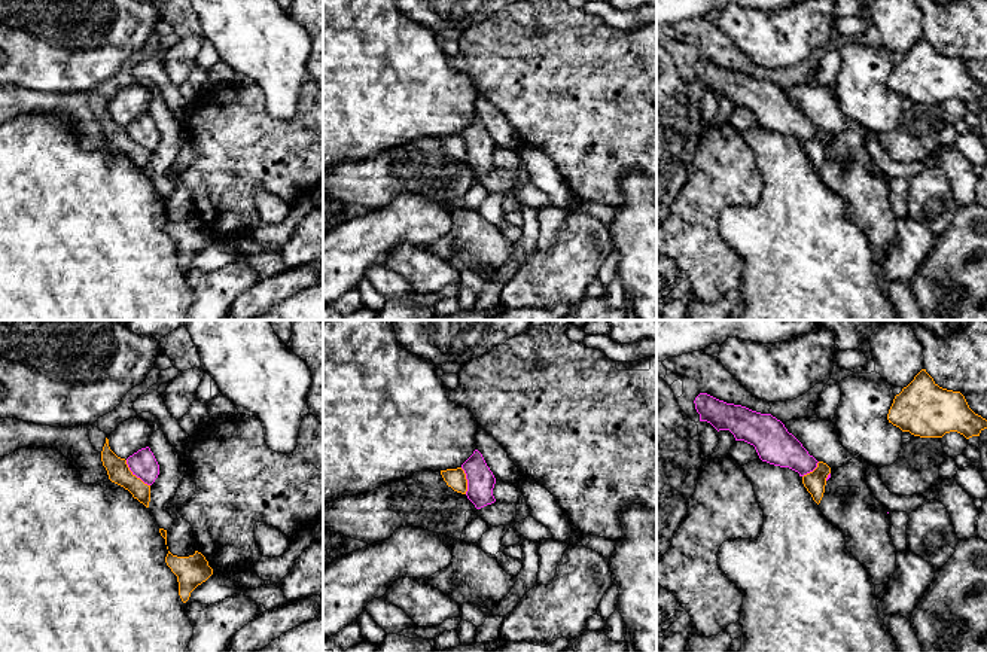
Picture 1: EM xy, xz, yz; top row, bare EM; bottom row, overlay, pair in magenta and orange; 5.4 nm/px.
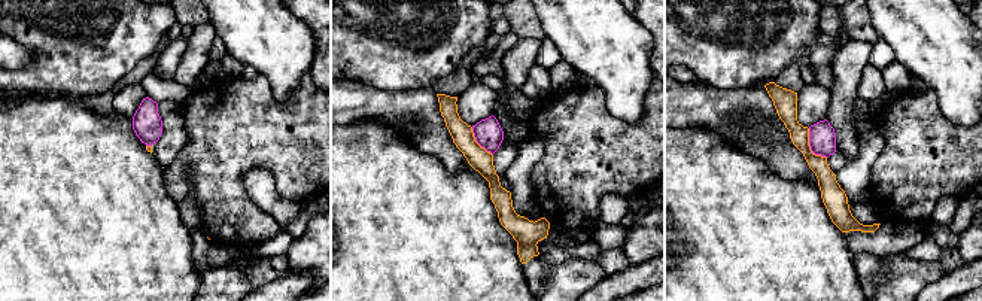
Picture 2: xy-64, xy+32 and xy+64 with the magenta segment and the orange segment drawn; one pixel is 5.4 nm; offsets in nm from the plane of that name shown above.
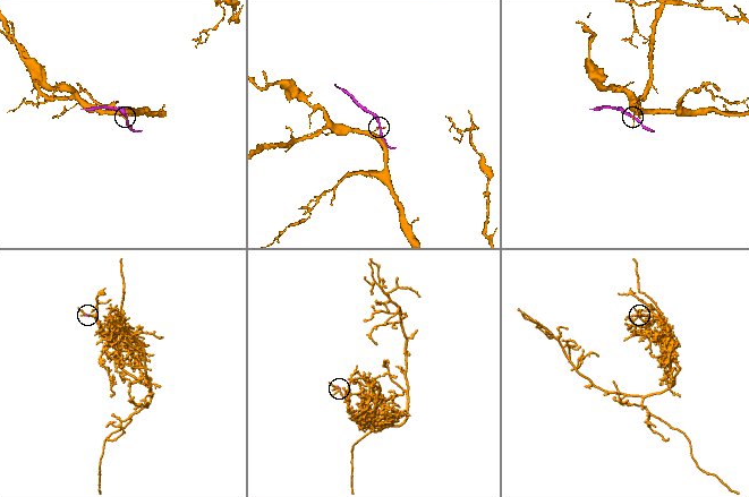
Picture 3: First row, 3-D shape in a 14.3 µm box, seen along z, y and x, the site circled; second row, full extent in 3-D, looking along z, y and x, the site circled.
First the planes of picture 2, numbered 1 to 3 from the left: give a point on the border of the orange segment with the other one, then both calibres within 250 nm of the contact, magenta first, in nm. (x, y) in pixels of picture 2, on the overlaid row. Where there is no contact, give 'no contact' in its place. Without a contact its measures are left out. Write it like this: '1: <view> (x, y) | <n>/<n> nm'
1: xy-64 (149, 145) | 160/30 nm
2: xy+32 (477, 142) | 150/120 nm
3: xy+64 (809, 145) | 140/120 nm

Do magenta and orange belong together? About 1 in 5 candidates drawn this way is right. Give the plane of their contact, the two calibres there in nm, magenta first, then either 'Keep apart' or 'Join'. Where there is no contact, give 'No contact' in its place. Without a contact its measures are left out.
Touches magenta in xy. Thickness 150 nm (magenta) against 120 nm. Keep apart

